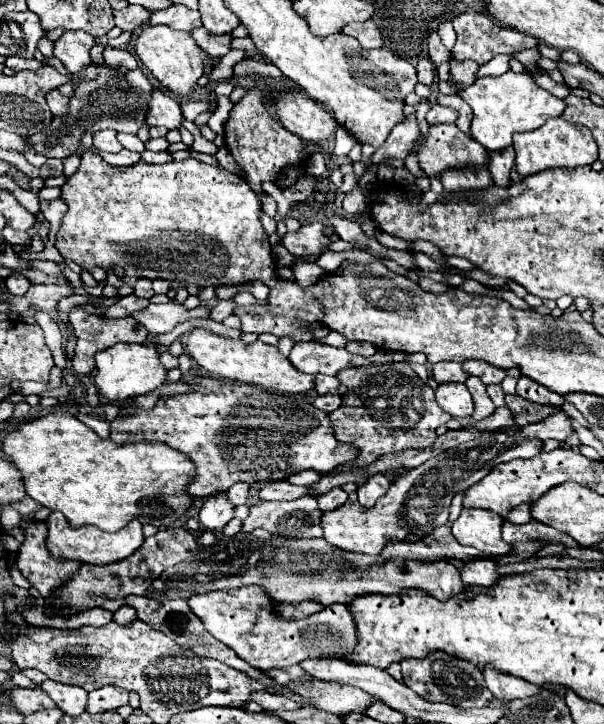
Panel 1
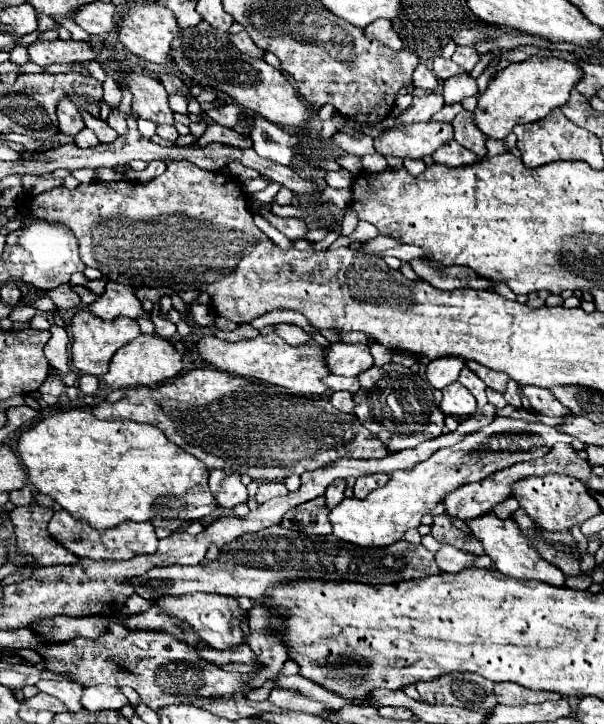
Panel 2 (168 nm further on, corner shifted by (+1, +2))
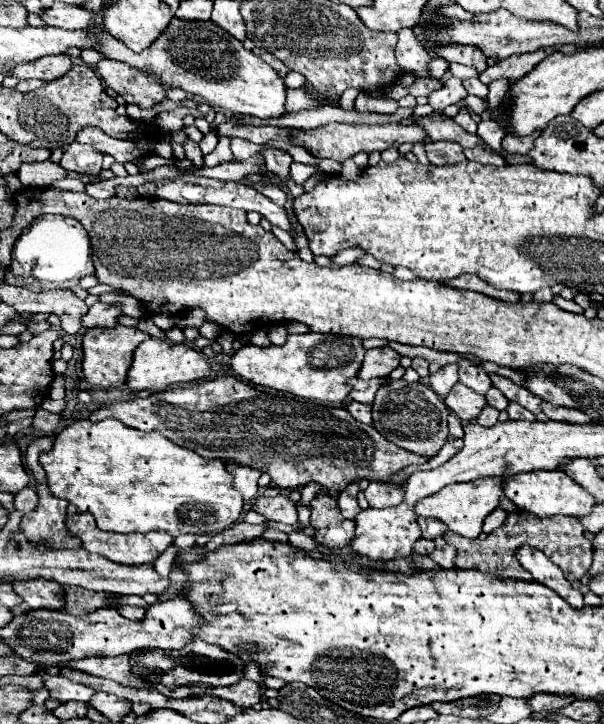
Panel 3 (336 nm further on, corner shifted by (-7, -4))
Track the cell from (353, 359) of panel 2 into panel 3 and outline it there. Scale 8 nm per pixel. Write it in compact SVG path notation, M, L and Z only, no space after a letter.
M372 348L366 350L364 362L358 370L358 378L372 380L372 378L384 378L388 376L396 366L400 364L400 354L396 354L392 348Z

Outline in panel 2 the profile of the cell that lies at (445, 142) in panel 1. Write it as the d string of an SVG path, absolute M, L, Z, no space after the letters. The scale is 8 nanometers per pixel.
M414 122L412 126L392 126L374 138L374 148L378 154L394 154L400 158L422 158L430 156L440 144L452 140L452 124L446 122Z

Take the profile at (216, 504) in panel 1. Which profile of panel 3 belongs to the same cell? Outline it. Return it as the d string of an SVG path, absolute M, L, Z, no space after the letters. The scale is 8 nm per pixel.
M232 464L232 476L234 476L234 488L242 494L244 502L250 502L256 494L258 494L258 478L262 472L252 470L248 466L240 466L240 464Z

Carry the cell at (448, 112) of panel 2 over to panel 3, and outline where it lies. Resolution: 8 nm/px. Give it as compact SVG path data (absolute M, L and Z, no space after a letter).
M460 110L460 112L454 116L454 122L456 122L456 124L460 124L466 132L476 134L476 122L472 120L472 116L470 116L470 112L468 112L468 110Z

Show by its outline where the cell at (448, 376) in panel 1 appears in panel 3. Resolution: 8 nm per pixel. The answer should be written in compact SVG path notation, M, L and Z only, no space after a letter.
M448 364L430 376L430 386L438 396L448 396L452 386L458 382L458 364Z

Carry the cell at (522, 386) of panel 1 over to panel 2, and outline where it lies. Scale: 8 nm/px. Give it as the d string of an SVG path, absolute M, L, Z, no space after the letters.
M524 386L522 392L530 400L532 408L538 414L544 414L544 416L566 416L566 414L570 414L570 410L564 410L564 406L560 406L560 402L546 388Z

